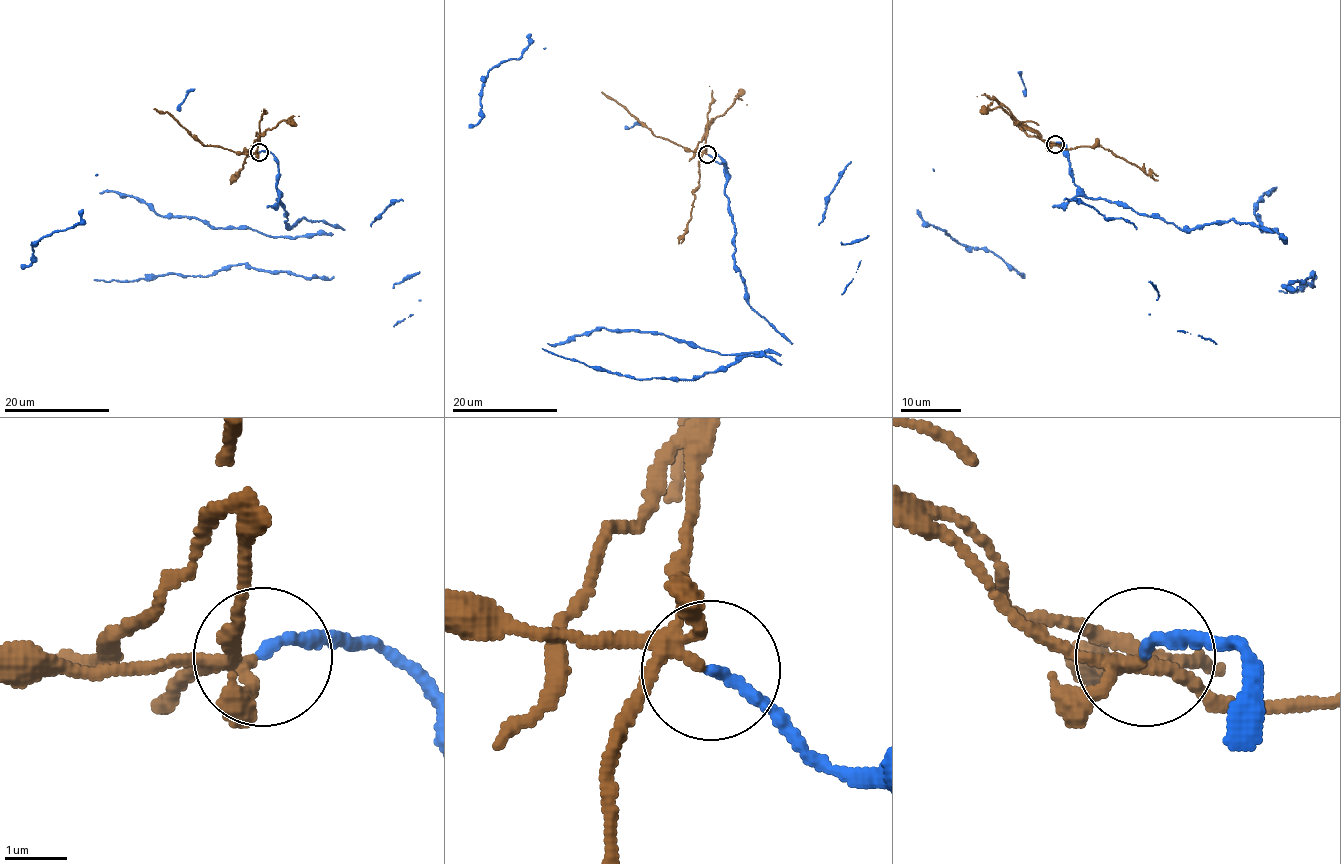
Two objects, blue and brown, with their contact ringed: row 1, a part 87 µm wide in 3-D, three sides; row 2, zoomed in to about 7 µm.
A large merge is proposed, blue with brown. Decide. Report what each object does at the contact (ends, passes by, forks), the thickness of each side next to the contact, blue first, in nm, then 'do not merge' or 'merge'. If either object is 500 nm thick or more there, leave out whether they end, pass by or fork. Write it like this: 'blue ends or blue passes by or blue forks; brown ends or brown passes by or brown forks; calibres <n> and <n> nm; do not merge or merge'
blue ends; brown forks; calibres 170 and 150 nm; do not merge

